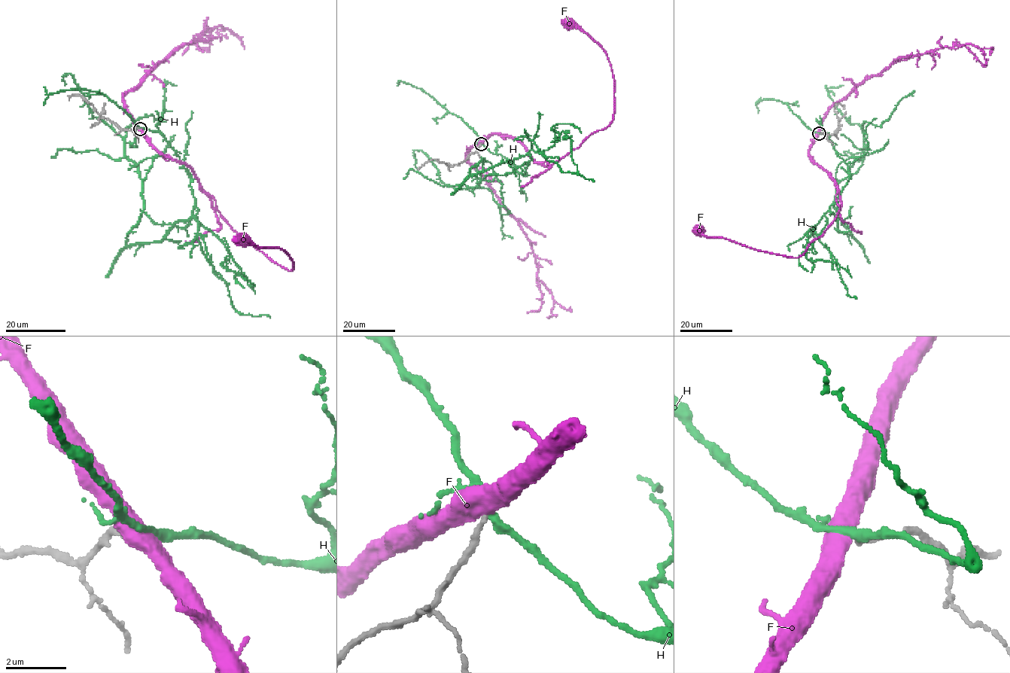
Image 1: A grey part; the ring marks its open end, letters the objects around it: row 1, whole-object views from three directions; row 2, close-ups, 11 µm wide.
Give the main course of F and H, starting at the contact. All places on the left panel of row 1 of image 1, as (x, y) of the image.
F: (140, 129), (154, 147), (192, 170), (230, 226), (293, 269), (282, 249), (254, 247), (242, 239)
H: (140, 129), (159, 132), (175, 151), (198, 211), (159, 240), (127, 245), (143, 204), (138, 167), (65, 72)

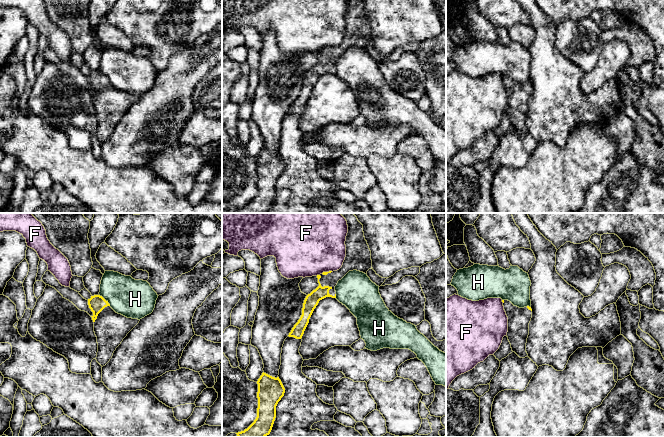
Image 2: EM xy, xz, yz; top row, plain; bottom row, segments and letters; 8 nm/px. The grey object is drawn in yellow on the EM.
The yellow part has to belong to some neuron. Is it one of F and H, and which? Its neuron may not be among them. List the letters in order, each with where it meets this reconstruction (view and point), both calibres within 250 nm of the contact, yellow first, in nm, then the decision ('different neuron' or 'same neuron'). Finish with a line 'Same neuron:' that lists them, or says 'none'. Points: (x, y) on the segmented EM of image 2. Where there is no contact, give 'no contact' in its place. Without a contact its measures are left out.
F: contact xz (317, 275); calibres 110 and 480 nm; different neuron
H: contact xy (105, 300); calibres 140 and 320 nm; different neuron
Same neuron: none

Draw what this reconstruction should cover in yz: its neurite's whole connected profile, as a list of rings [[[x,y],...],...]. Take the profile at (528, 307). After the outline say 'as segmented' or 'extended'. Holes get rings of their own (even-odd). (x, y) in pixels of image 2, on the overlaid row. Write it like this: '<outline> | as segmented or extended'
[[[502,300],[502,302],[508,317],[507,337],[512,351],[520,358],[528,357],[526,343],[529,335],[529,323],[532,318],[532,309],[529,306],[519,308],[508,300]]] | extended

